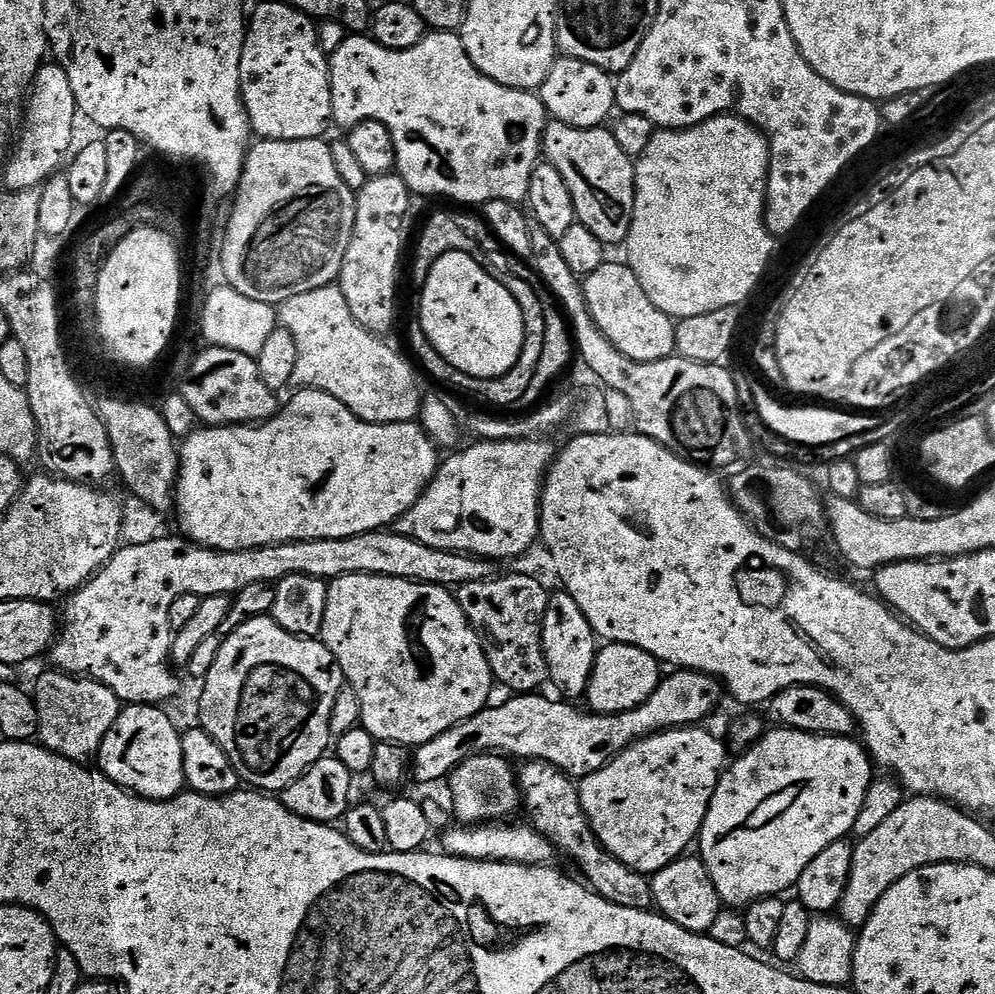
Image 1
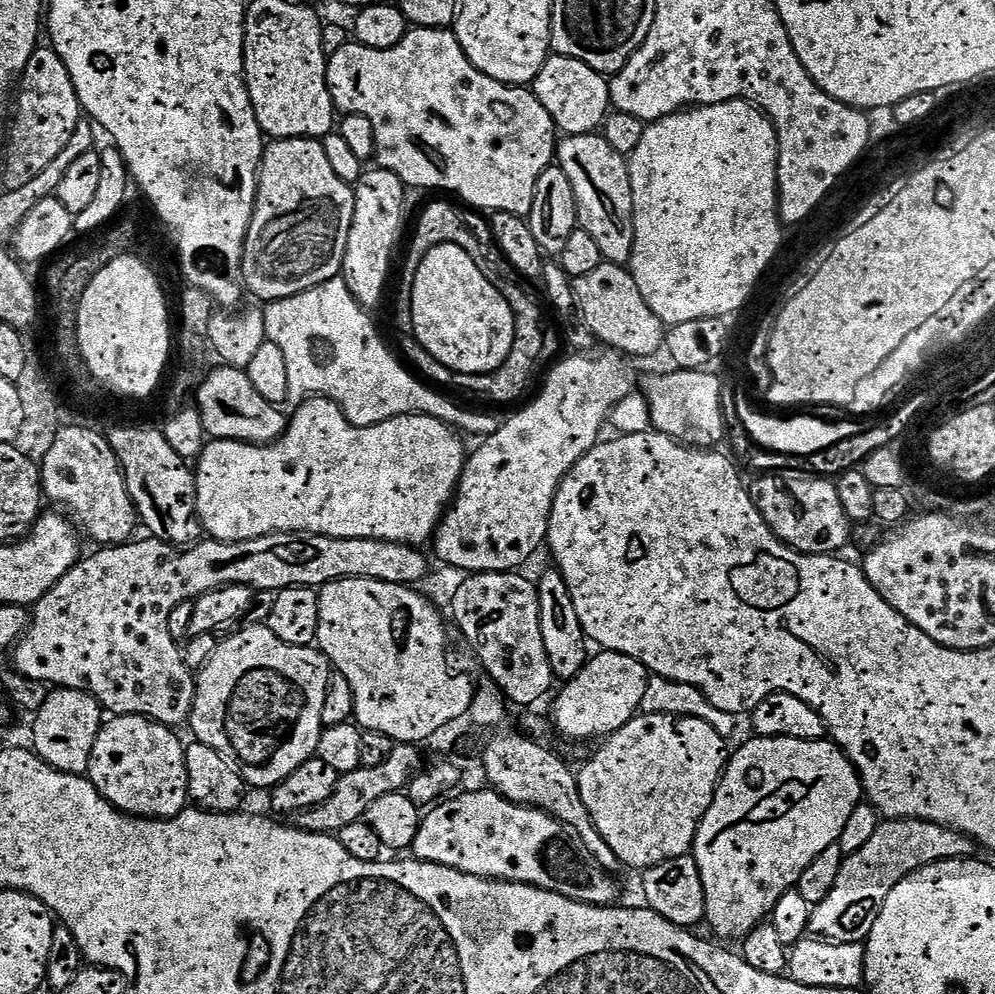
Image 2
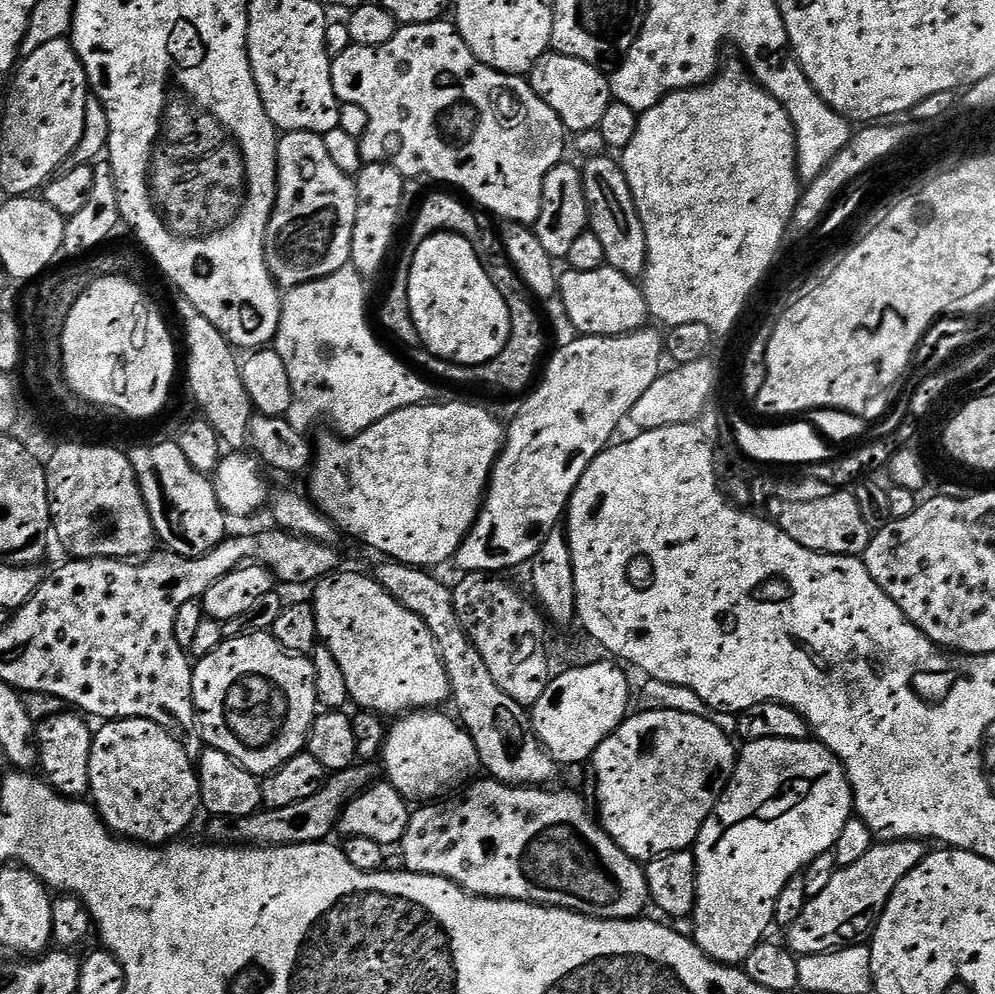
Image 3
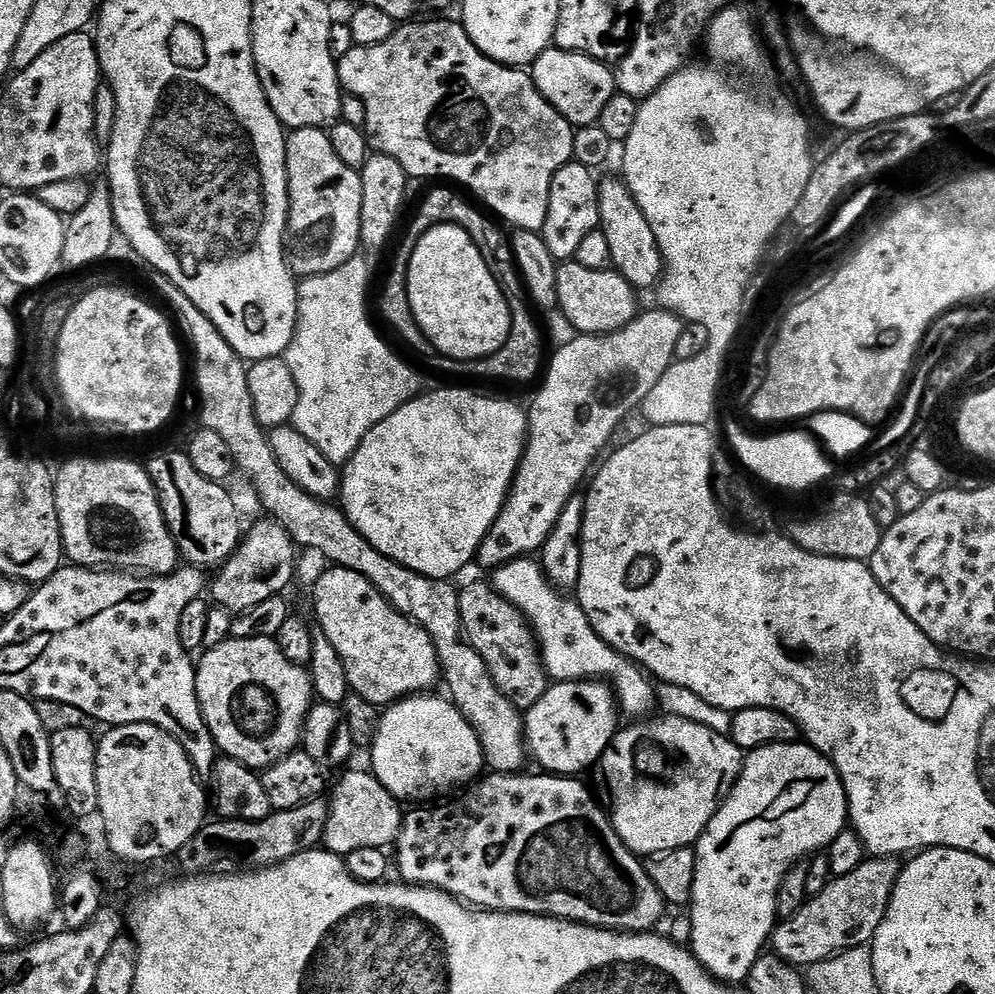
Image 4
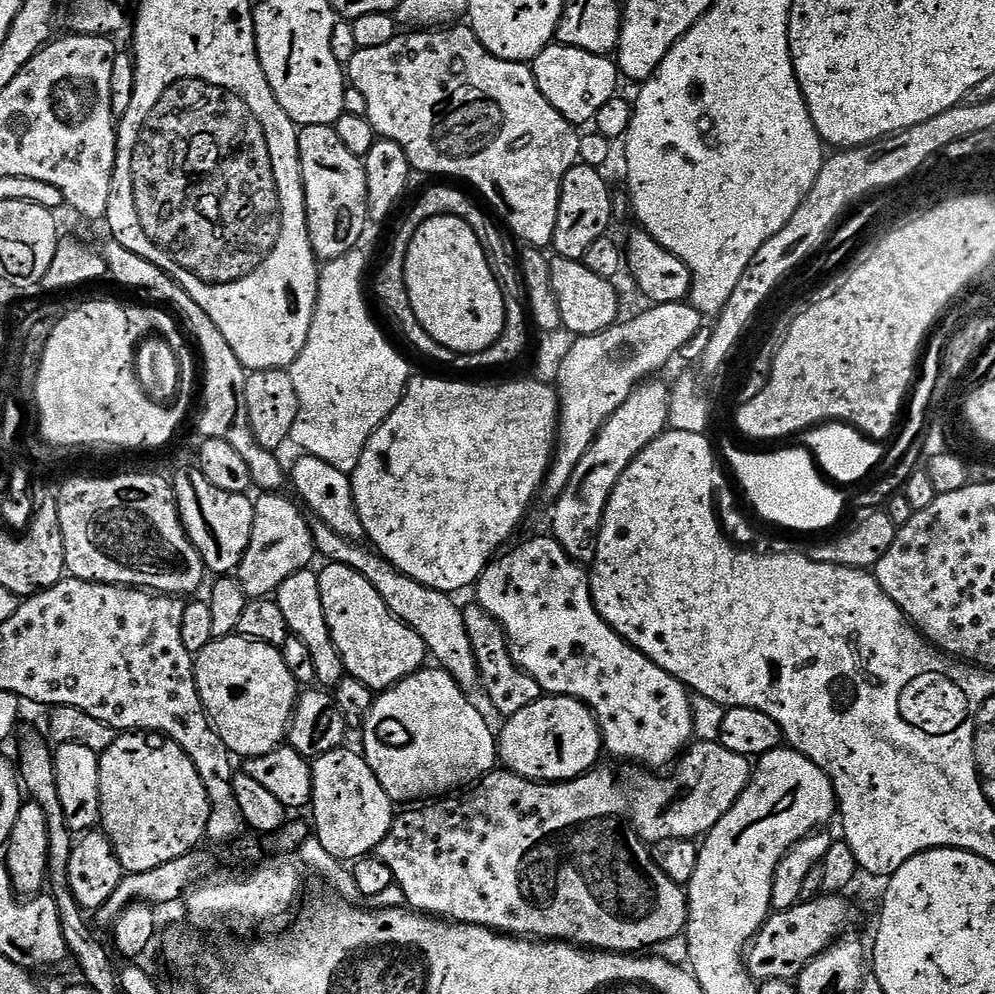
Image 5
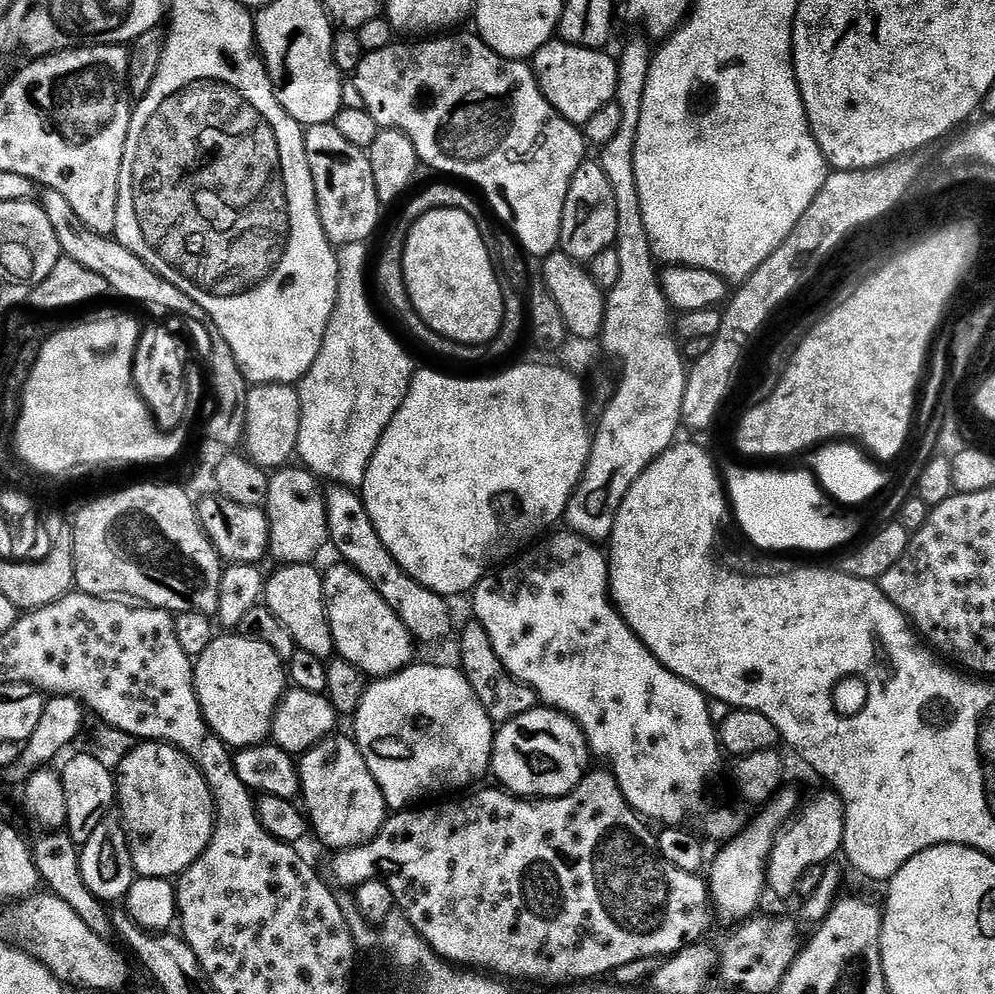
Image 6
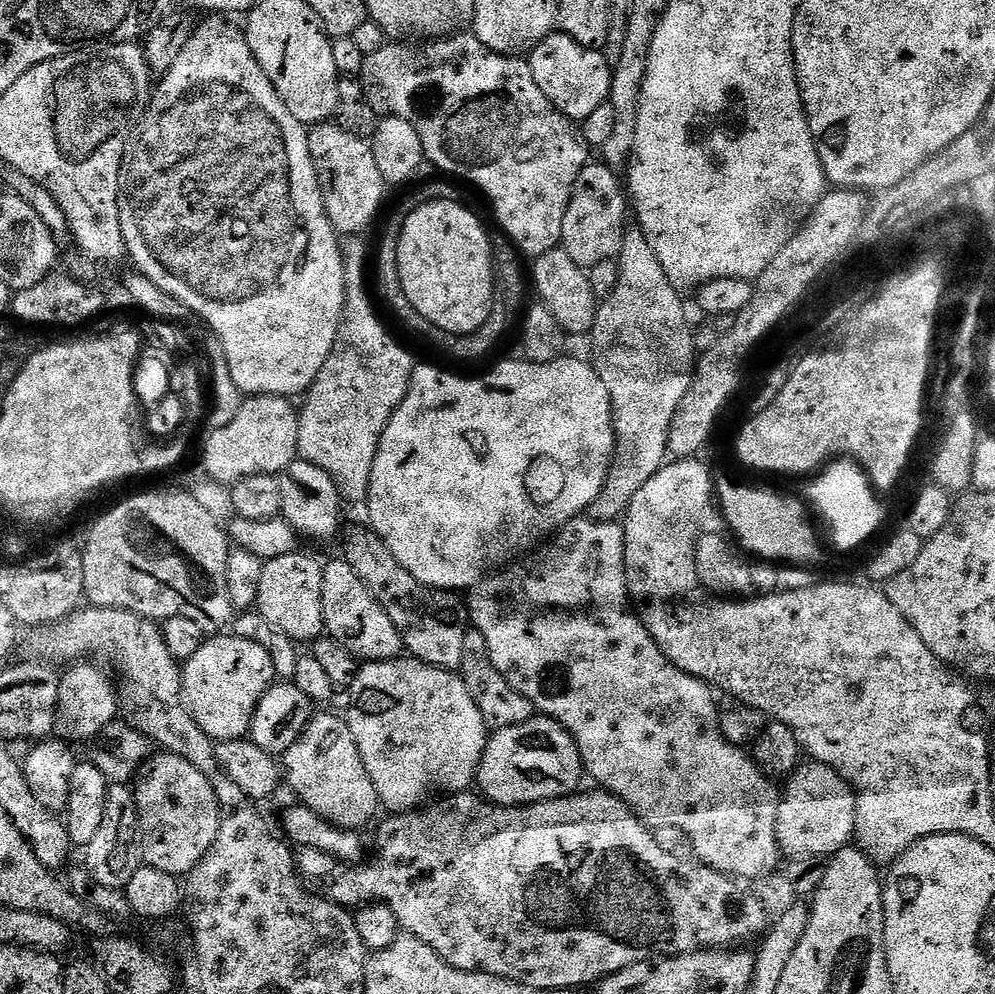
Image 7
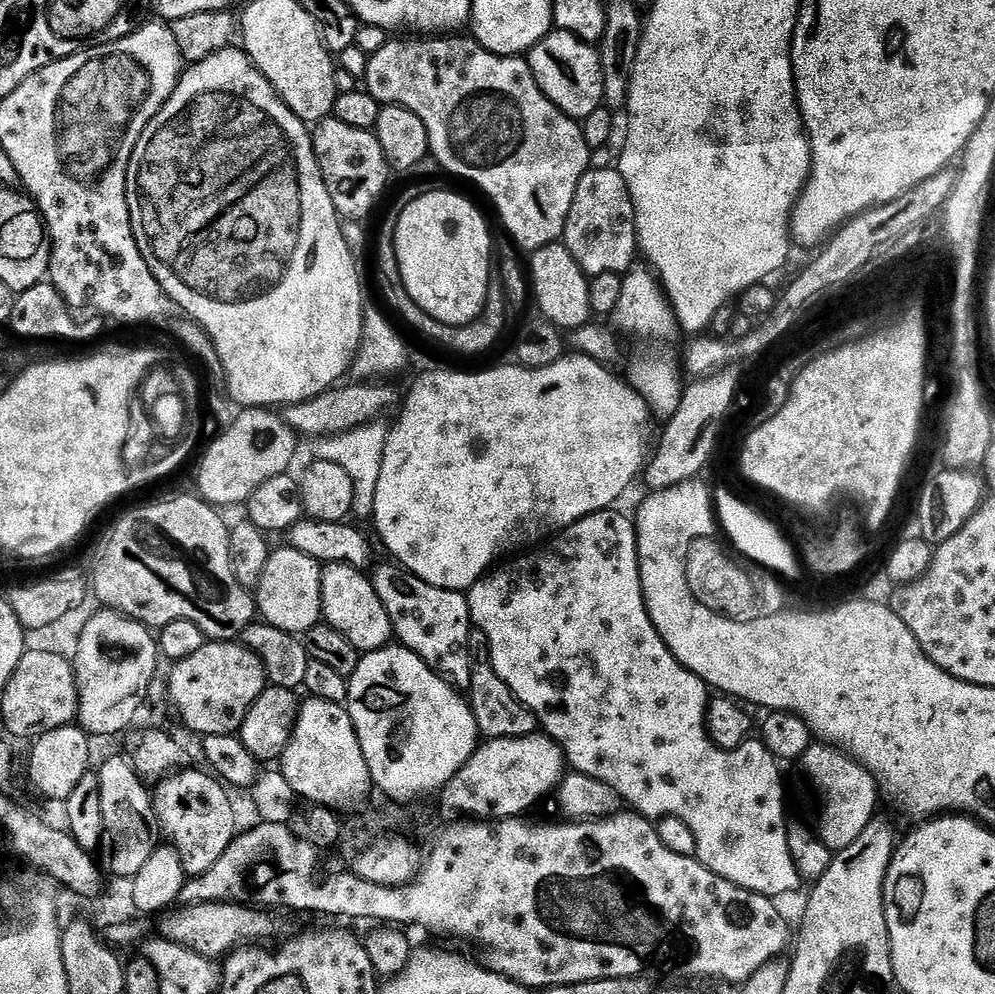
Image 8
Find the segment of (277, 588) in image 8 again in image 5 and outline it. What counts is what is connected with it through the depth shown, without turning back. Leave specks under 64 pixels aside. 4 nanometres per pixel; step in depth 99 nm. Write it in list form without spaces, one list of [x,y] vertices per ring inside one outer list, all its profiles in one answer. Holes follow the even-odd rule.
[[[305,570],[290,574],[282,586],[274,594],[278,610],[282,610],[282,618],[286,618],[286,626],[289,633],[298,637],[310,650],[310,662],[314,662],[314,674],[316,684],[321,689],[335,689],[336,683],[346,674],[344,663],[330,638],[330,630],[326,626],[326,610],[322,610],[322,590],[320,589],[320,578],[315,571]]]

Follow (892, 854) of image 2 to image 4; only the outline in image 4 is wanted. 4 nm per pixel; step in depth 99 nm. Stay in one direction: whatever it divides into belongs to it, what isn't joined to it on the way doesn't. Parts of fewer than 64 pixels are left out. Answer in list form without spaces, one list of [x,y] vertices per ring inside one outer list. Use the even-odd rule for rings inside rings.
[[[868,858],[850,874],[829,879],[817,896],[805,900],[794,915],[772,929],[770,948],[775,955],[797,966],[811,966],[863,944],[871,945],[892,897],[901,865],[892,858]]]

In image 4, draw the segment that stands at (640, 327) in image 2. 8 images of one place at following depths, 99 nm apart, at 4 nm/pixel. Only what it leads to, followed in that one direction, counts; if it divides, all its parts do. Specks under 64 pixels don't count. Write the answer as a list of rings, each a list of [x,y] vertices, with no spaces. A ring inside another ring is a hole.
[[[564,262],[556,269],[558,274],[558,308],[585,336],[603,336],[606,332],[616,332],[626,327],[635,316],[637,293],[626,278],[615,270],[586,270],[586,266],[575,262]]]

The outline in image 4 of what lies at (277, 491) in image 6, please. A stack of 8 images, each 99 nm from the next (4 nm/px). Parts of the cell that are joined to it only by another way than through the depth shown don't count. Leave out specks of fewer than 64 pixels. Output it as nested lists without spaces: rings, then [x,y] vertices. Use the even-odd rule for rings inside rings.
[[[263,518],[252,529],[247,529],[241,539],[240,547],[225,564],[215,573],[216,581],[211,581],[211,599],[217,605],[229,608],[232,613],[249,612],[258,602],[266,602],[266,598],[287,593],[288,583],[296,572],[296,553],[298,547],[289,534],[279,523],[271,518]]]

